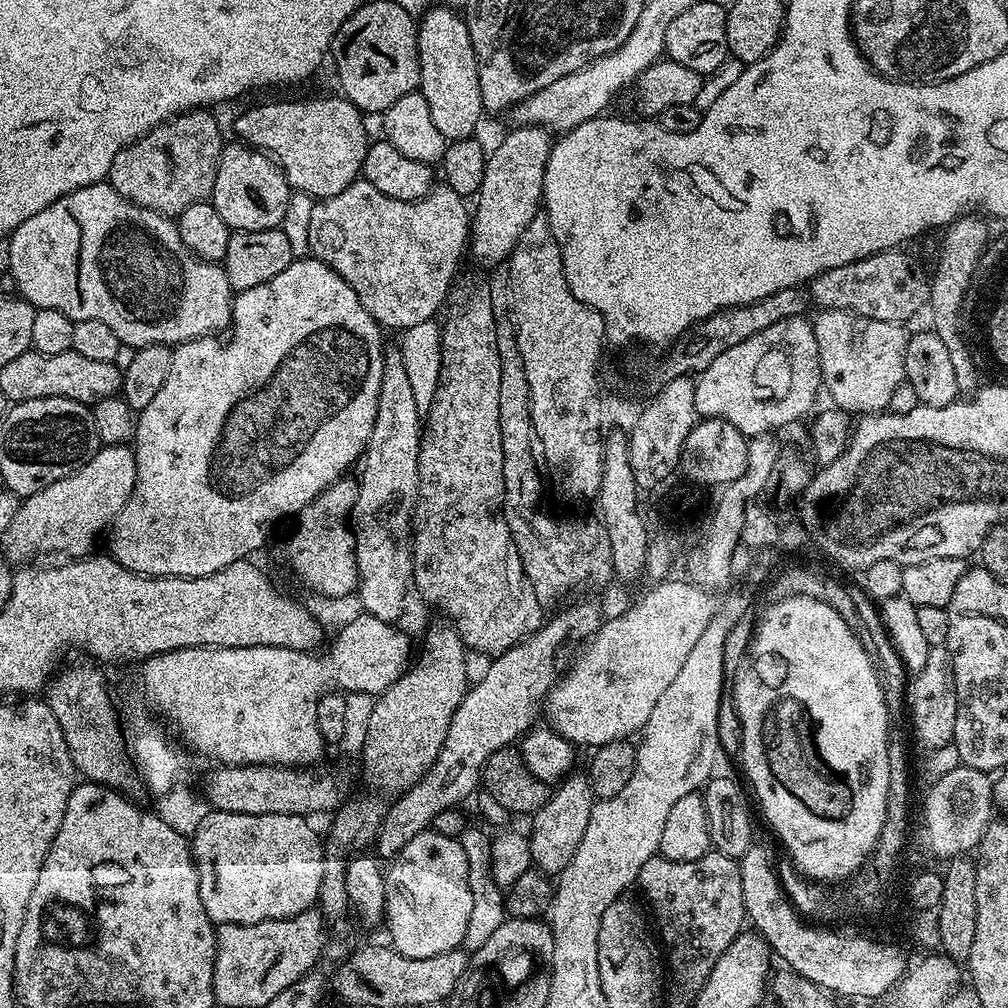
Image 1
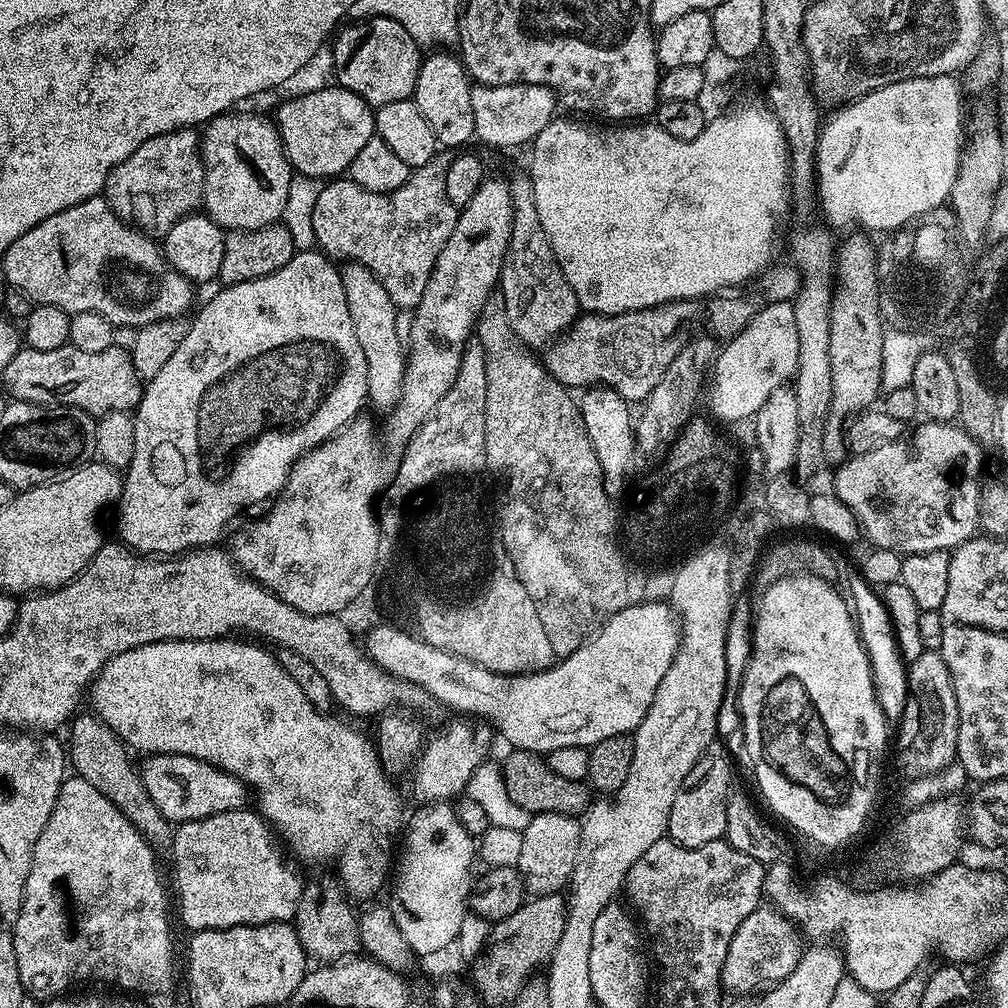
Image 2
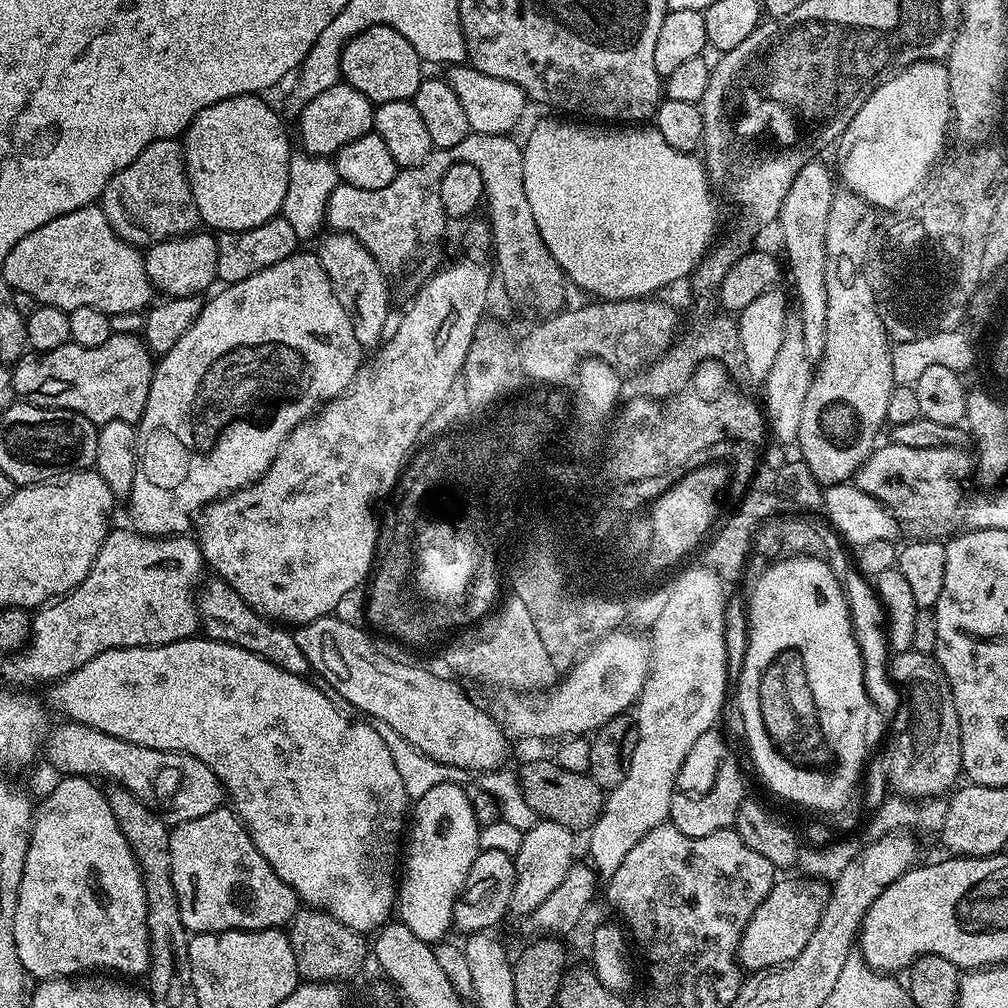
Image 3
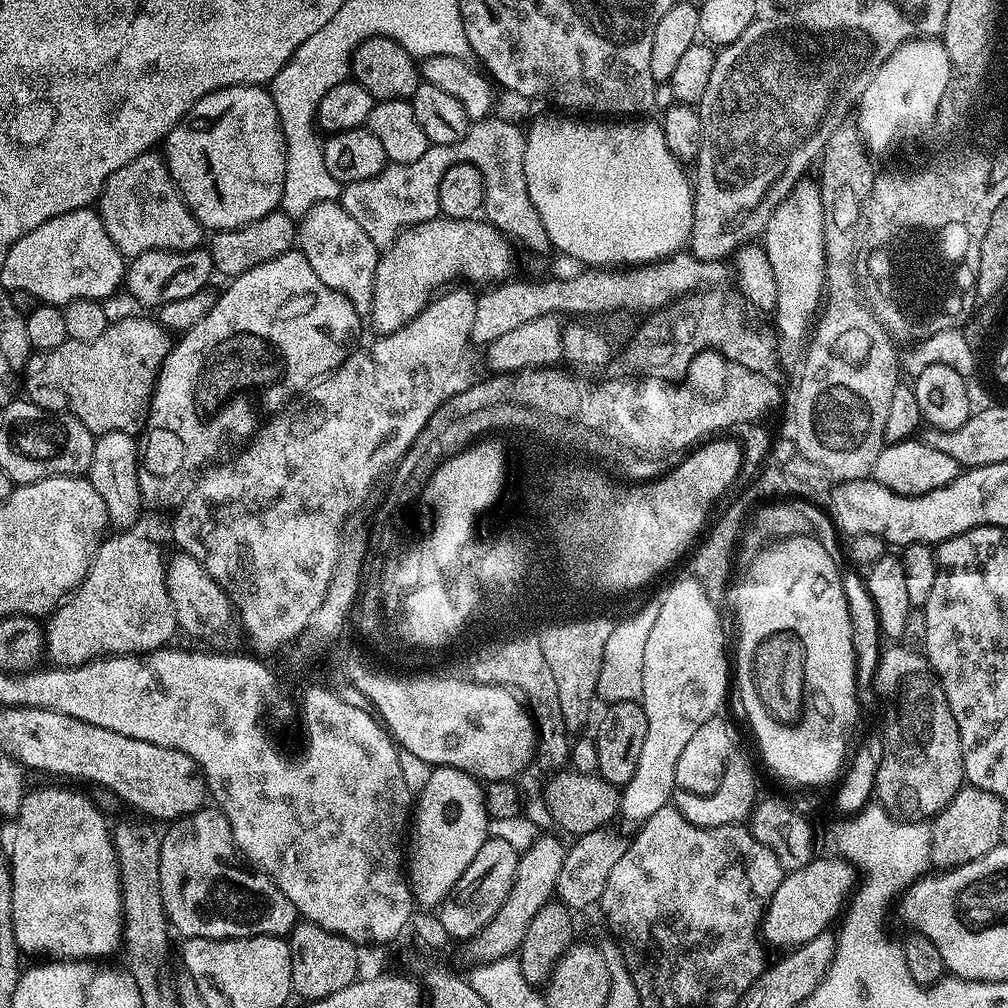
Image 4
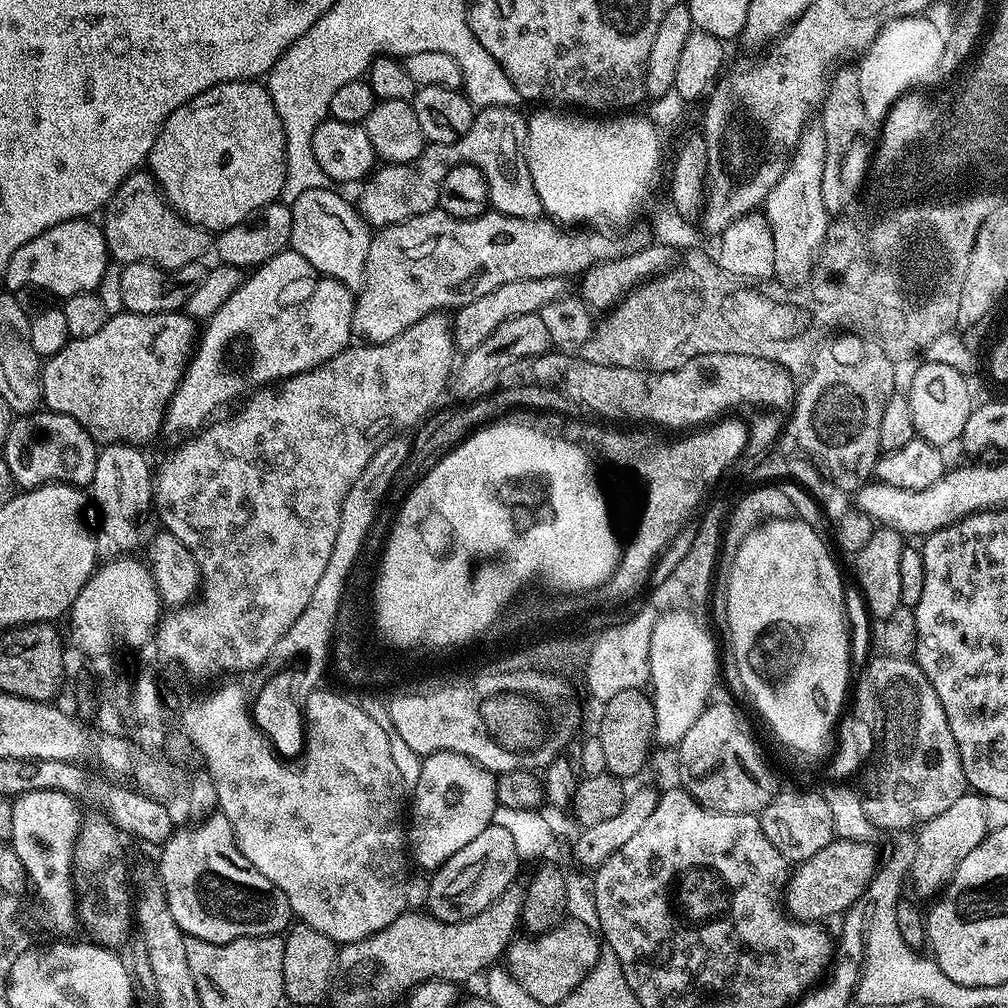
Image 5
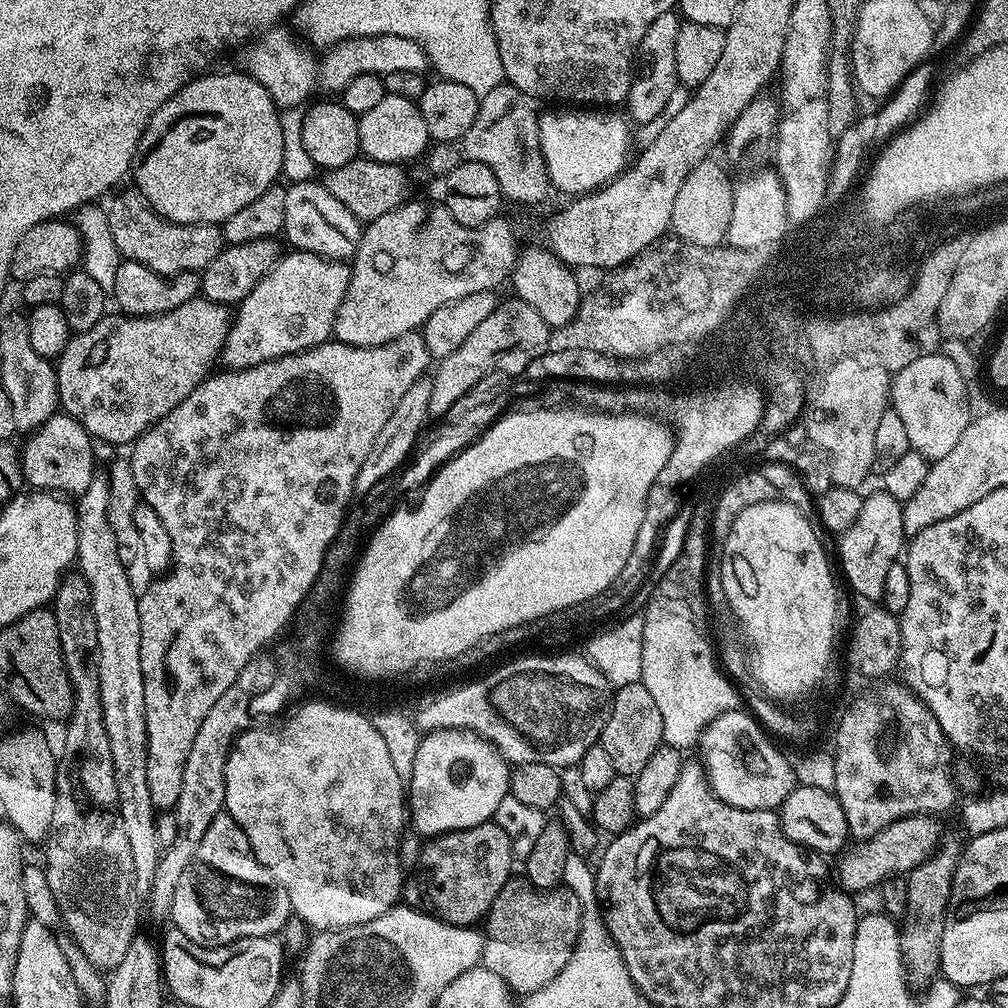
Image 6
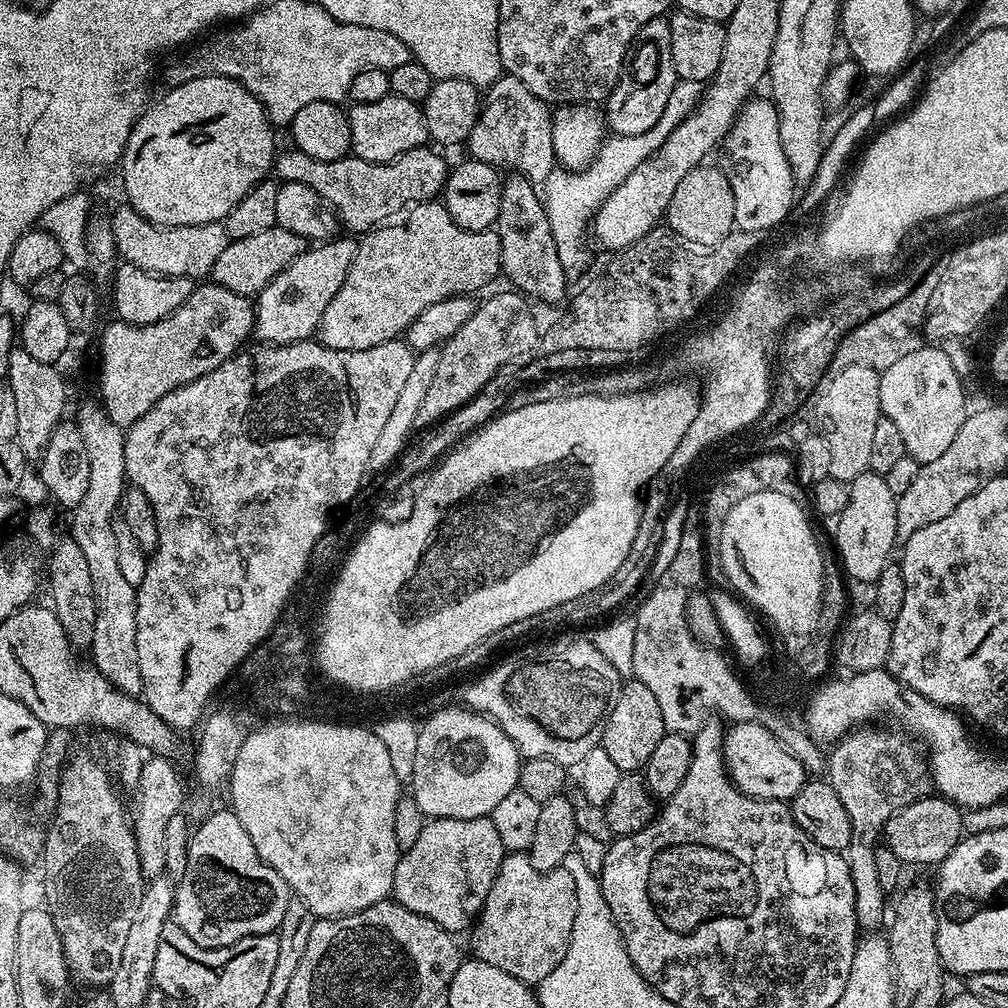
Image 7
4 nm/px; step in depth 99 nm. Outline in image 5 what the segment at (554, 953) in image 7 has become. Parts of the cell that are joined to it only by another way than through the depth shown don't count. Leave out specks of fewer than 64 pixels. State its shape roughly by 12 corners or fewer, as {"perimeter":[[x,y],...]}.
{"perimeter":[[571,918],[513,939],[508,973],[546,1006],[588,977],[602,947]]}

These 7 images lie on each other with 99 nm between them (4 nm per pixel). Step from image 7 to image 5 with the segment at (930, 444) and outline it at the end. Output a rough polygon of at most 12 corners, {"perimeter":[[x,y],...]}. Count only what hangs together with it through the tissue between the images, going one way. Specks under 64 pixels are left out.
{"perimeter":[[921,363],[906,387],[917,437],[964,434],[973,389],[950,366]]}

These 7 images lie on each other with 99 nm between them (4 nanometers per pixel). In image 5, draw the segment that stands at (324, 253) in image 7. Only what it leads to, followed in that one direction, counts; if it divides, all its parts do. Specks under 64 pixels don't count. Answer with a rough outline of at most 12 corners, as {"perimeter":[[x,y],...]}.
{"perimeter":[[285,250],[207,321],[167,423],[349,347],[353,289]]}

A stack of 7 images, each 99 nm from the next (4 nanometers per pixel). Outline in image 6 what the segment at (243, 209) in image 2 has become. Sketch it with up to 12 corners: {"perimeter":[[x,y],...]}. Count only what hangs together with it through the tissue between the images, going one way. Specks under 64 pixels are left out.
{"perimeter":[[201,74],[148,123],[134,187],[223,225],[282,176],[281,109]]}

